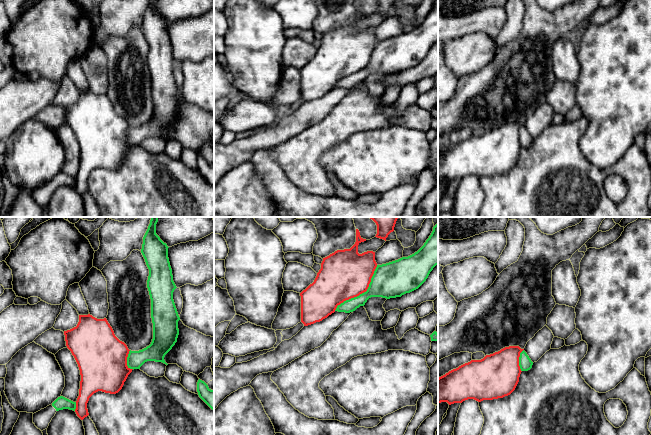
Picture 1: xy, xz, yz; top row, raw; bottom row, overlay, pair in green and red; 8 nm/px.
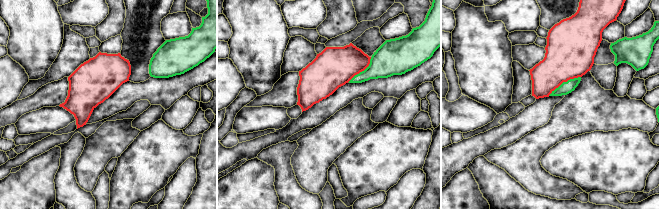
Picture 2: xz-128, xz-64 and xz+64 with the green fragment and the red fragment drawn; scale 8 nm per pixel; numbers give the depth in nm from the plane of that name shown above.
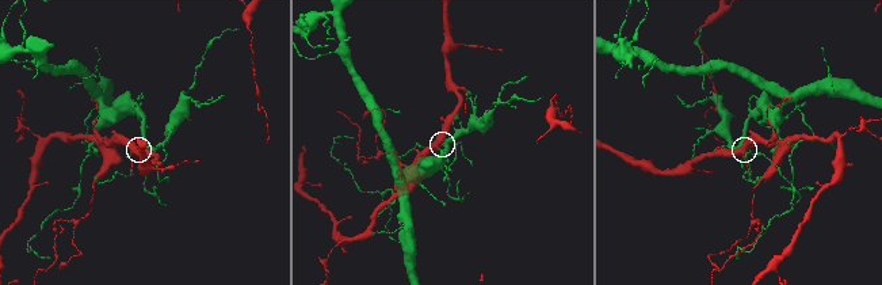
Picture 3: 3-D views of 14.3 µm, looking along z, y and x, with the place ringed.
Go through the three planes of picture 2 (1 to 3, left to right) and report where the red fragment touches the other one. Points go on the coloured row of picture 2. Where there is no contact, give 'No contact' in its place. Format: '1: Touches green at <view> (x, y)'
1: No contact
2: Touches green at xz-64 (362, 71)
3: Touches green at xz+64 (564, 82)

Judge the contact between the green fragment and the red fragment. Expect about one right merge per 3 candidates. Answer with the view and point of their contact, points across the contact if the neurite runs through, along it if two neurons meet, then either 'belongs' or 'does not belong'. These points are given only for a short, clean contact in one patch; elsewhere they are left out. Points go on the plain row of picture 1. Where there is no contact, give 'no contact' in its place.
contact xz (362, 69); does not belong

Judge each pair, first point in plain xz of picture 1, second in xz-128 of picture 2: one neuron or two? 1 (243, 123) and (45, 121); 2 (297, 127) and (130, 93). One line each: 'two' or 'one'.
1: one
2: one

